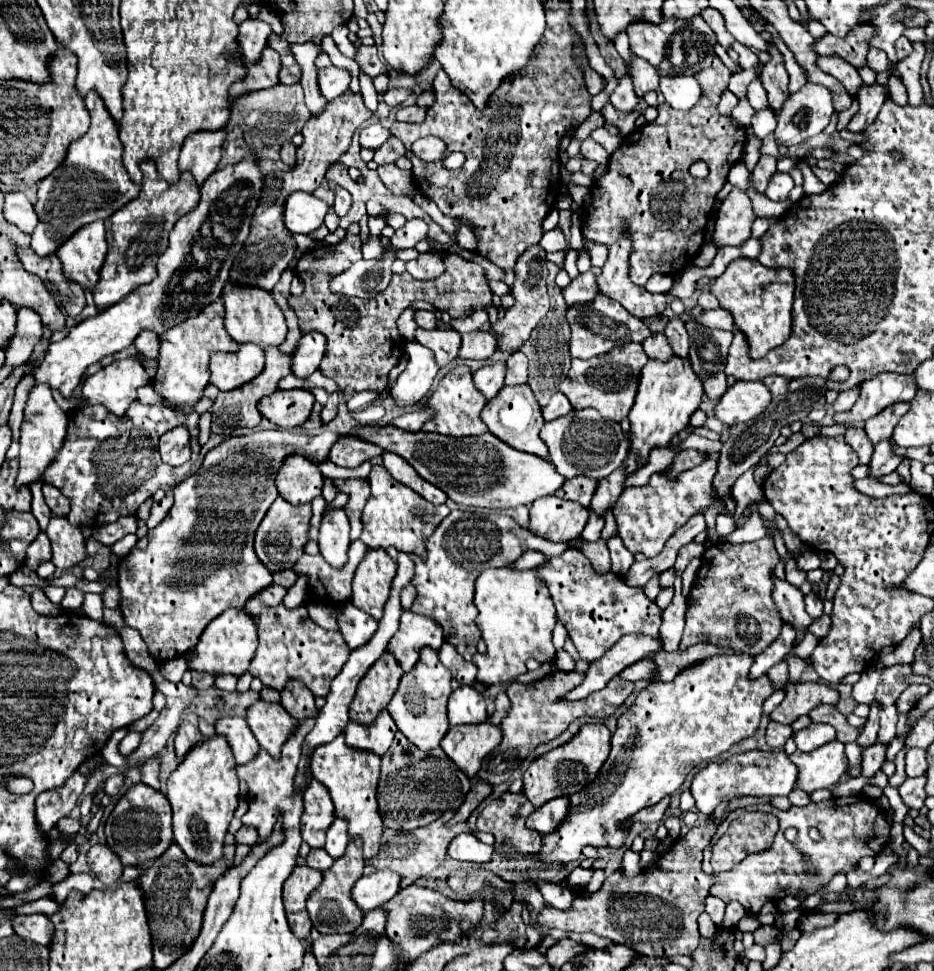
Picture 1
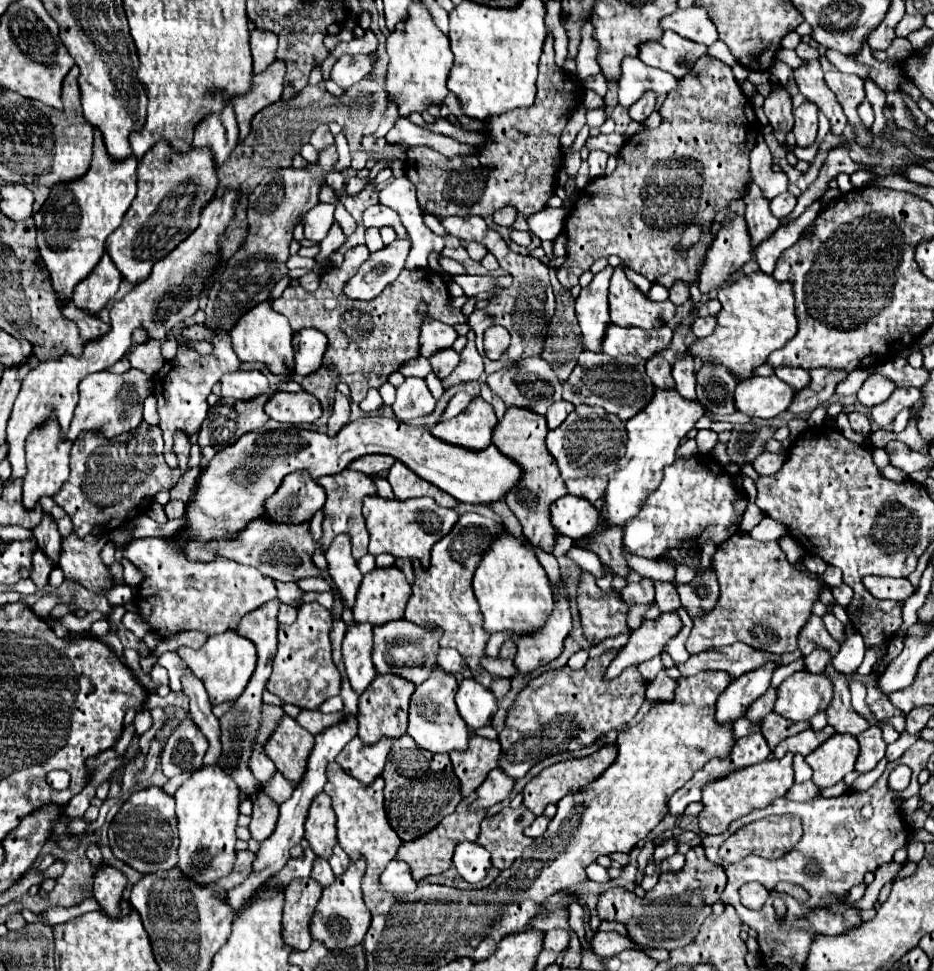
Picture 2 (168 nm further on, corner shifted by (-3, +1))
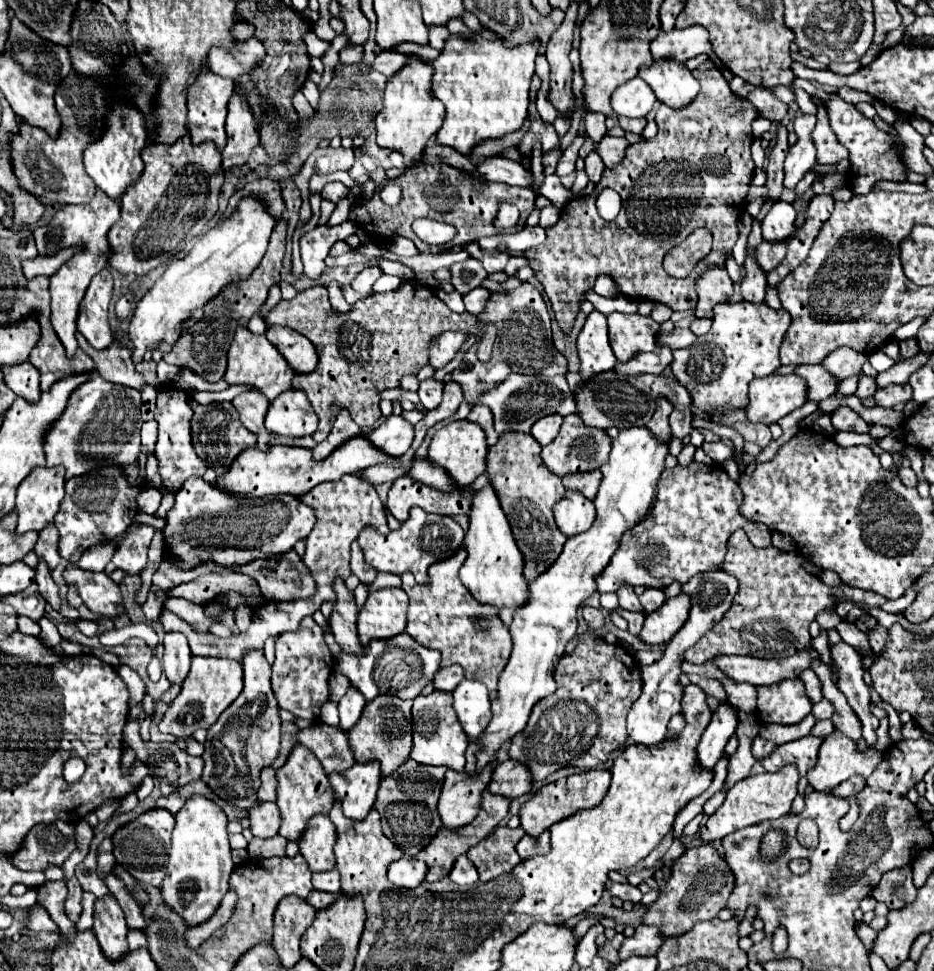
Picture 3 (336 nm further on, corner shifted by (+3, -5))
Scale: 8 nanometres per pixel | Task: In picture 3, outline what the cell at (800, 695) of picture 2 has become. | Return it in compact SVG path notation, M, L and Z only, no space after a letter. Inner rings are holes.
M785 679L773 687L757 687L757 713L761 723L795 725L811 713L811 699L801 679Z

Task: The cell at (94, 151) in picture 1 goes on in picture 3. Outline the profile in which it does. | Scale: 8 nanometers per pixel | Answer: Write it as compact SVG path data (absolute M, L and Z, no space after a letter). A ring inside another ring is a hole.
M101 189L95 191L95 197L87 205L61 205L61 209L53 215L51 223L47 227L37 227L33 229L35 245L39 255L53 255L59 249L67 247L79 247L79 253L73 255L65 265L59 267L59 271L51 277L49 291L51 291L51 323L61 339L65 351L69 357L73 357L77 349L77 339L75 339L75 321L77 321L77 311L79 303L91 283L91 277L97 275L107 263L105 259L109 257L109 247L105 247L105 235L109 229L121 219L121 205L119 199L111 199L105 195Z

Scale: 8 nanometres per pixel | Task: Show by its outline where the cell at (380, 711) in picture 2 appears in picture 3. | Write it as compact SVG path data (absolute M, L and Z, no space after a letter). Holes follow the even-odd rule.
M377 695L371 703L365 705L361 719L349 731L349 743L353 747L355 761L367 763L371 759L377 759L381 763L383 775L389 775L409 757L413 733L411 727L411 701L403 701L393 695Z

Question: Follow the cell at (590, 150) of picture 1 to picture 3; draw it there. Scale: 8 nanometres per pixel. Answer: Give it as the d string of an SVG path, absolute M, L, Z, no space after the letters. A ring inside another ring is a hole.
M591 151L591 153L585 157L585 173L587 173L589 181L599 183L603 171L605 171L605 165L603 165L601 157L597 155L597 151Z

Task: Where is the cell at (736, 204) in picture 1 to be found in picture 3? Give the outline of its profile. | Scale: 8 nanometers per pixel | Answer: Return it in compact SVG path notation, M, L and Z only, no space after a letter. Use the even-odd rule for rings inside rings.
M709 265L707 271L697 279L697 307L695 317L711 317L717 303L725 303L733 295L733 281L729 279L723 265Z

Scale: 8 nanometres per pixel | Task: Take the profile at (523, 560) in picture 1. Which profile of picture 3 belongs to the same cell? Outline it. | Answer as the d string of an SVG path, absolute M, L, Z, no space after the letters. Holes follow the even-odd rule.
M693 461L689 467L667 469L657 487L657 501L647 519L621 537L611 563L595 577L599 593L613 593L621 583L657 589L669 587L673 581L687 583L693 575L721 565L725 543L737 529L743 529L753 545L773 547L771 531L741 515L741 489L729 479L723 467Z

